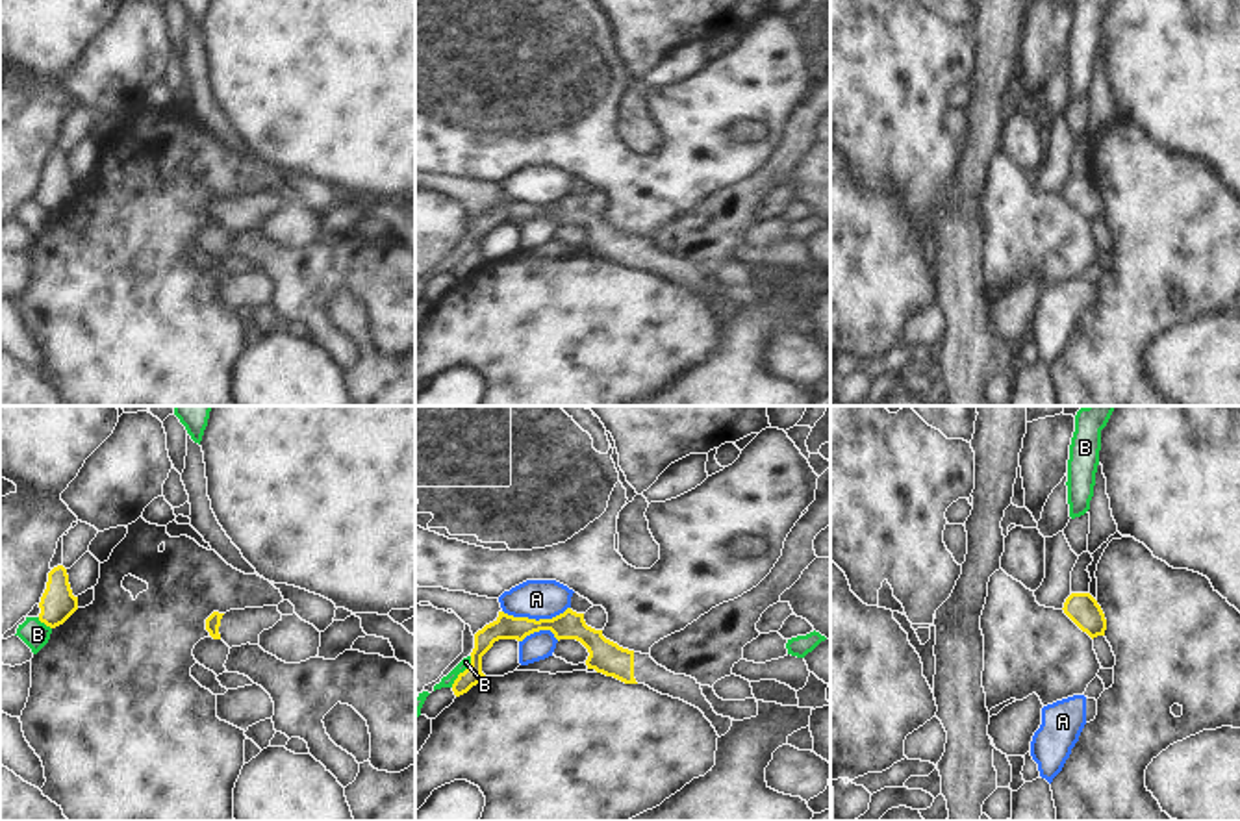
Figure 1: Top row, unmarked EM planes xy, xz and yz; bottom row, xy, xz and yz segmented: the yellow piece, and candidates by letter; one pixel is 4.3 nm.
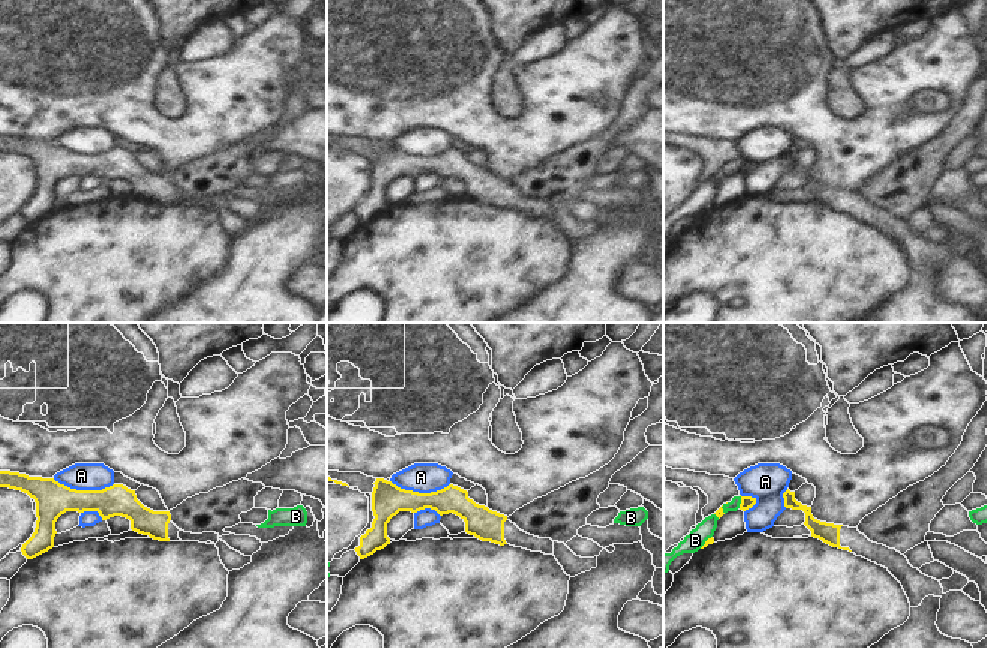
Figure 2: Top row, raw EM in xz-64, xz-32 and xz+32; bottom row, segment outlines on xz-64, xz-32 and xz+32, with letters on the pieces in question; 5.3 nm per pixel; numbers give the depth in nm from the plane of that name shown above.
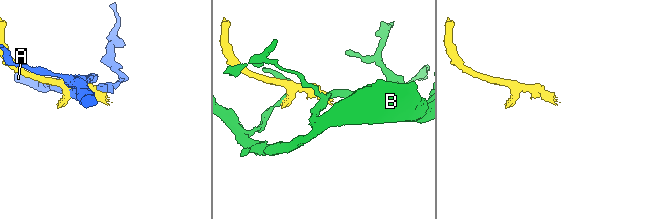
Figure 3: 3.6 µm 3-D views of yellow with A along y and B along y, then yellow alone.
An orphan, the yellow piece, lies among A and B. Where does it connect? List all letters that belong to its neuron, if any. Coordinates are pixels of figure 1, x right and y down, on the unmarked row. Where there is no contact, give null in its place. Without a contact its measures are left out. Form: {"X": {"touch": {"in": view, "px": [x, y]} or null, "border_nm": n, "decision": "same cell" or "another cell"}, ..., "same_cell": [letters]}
{"A": {"touch": {"in": "xz", "px": [534, 204]}, "border_nm": 300, "decision": "another cell"}, "B": {"touch": {"in": "xz", "px": [464, 256]}, "border_nm": 160, "decision": "another cell"}, "same_cell": []}

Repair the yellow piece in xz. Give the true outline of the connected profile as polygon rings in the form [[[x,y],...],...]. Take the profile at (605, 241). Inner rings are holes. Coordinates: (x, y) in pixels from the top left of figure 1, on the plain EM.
[[[571,193],[552,204],[539,206],[499,196],[499,202],[493,208],[486,209],[474,219],[471,250],[454,265],[454,280],[460,282],[487,263],[482,258],[482,241],[493,232],[495,226],[523,226],[526,221],[539,215],[550,215],[558,226],[580,226],[589,237],[586,245],[588,254],[595,254],[597,258],[614,261],[625,269],[645,269],[662,280],[680,284],[699,293],[712,308],[719,322],[730,315],[732,304],[714,297],[712,289],[702,280],[701,269],[695,263],[667,256],[665,252],[658,250],[651,239],[619,232],[617,228],[606,224],[602,215],[588,211],[584,198],[576,198]]]

